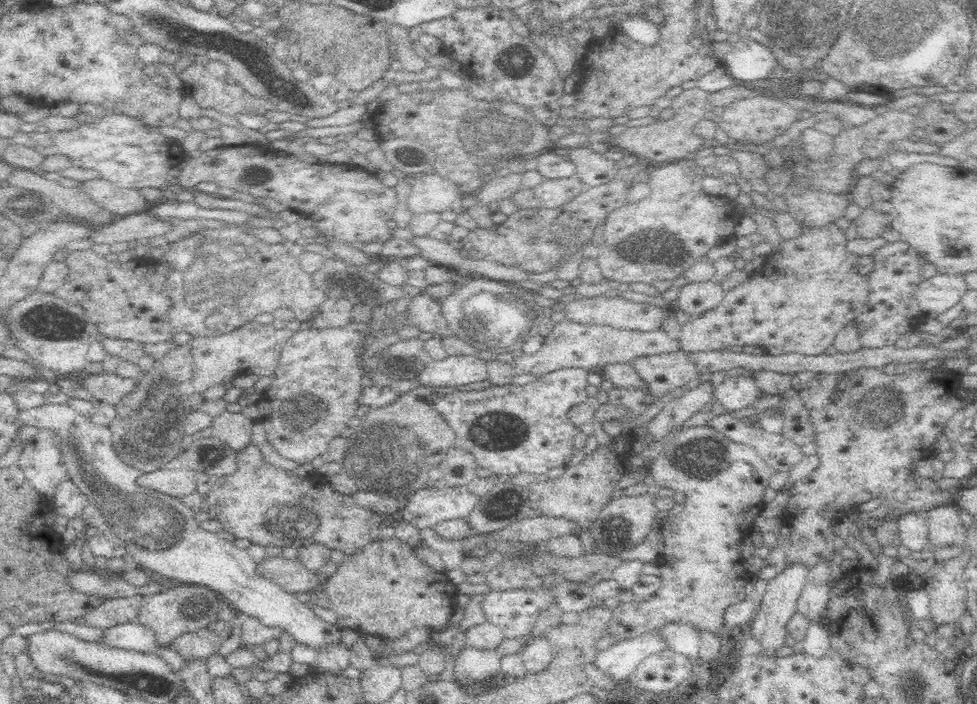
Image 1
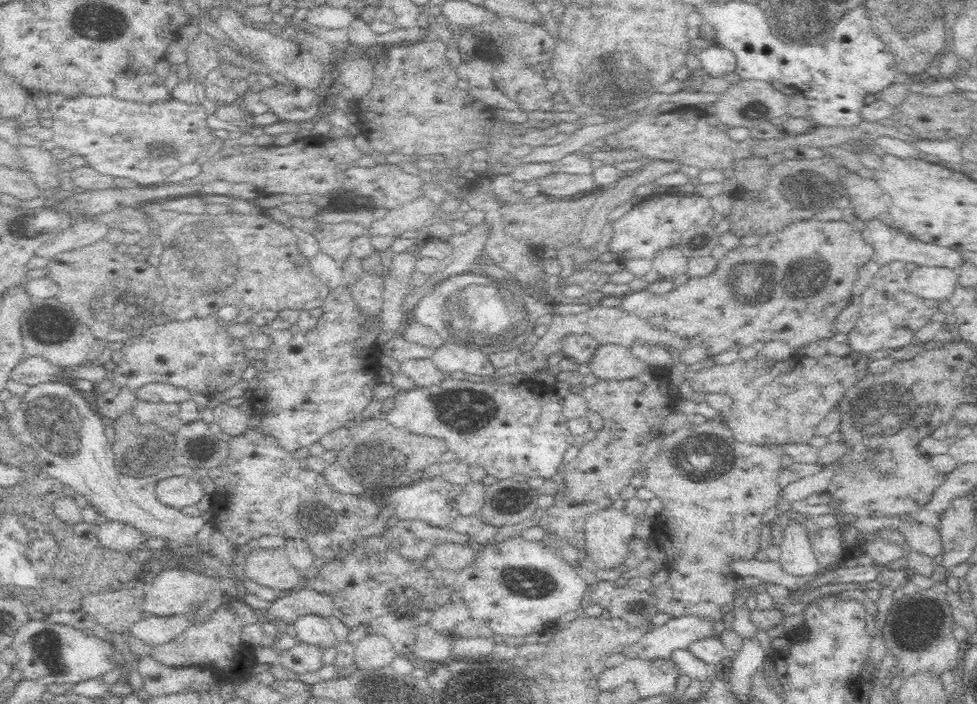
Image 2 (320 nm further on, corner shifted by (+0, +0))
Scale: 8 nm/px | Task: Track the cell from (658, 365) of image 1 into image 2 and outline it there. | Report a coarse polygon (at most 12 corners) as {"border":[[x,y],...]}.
{"border":[[600,345],[587,365],[598,379],[631,379],[646,367],[629,347]]}

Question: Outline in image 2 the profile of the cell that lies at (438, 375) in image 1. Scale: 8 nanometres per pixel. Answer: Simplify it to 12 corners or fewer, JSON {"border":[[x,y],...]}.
{"border":[[445,342],[432,353],[442,372],[488,380],[496,372],[484,352]]}

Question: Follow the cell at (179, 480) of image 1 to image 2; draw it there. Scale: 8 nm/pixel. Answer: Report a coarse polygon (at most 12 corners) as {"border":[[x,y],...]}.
{"border":[[188,476],[156,478],[162,505],[185,508],[205,496]]}

